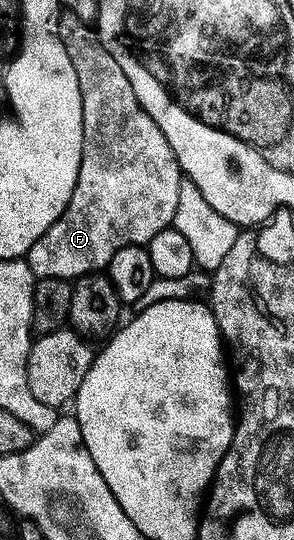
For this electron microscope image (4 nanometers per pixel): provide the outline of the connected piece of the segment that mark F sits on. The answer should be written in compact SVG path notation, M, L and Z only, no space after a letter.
M75 18L68 19L62 24L64 41L74 62L74 70L78 70L84 111L82 166L70 206L66 206L62 218L58 218L52 229L28 251L26 259L32 273L40 280L75 282L81 276L103 273L118 250L147 246L158 234L171 229L176 222L178 194L185 177L174 150L170 150L170 142L166 142L166 134L162 134L150 114L142 110L138 94L134 94L134 86L130 86L130 78L126 78L122 66L118 66L103 40L89 25Z

